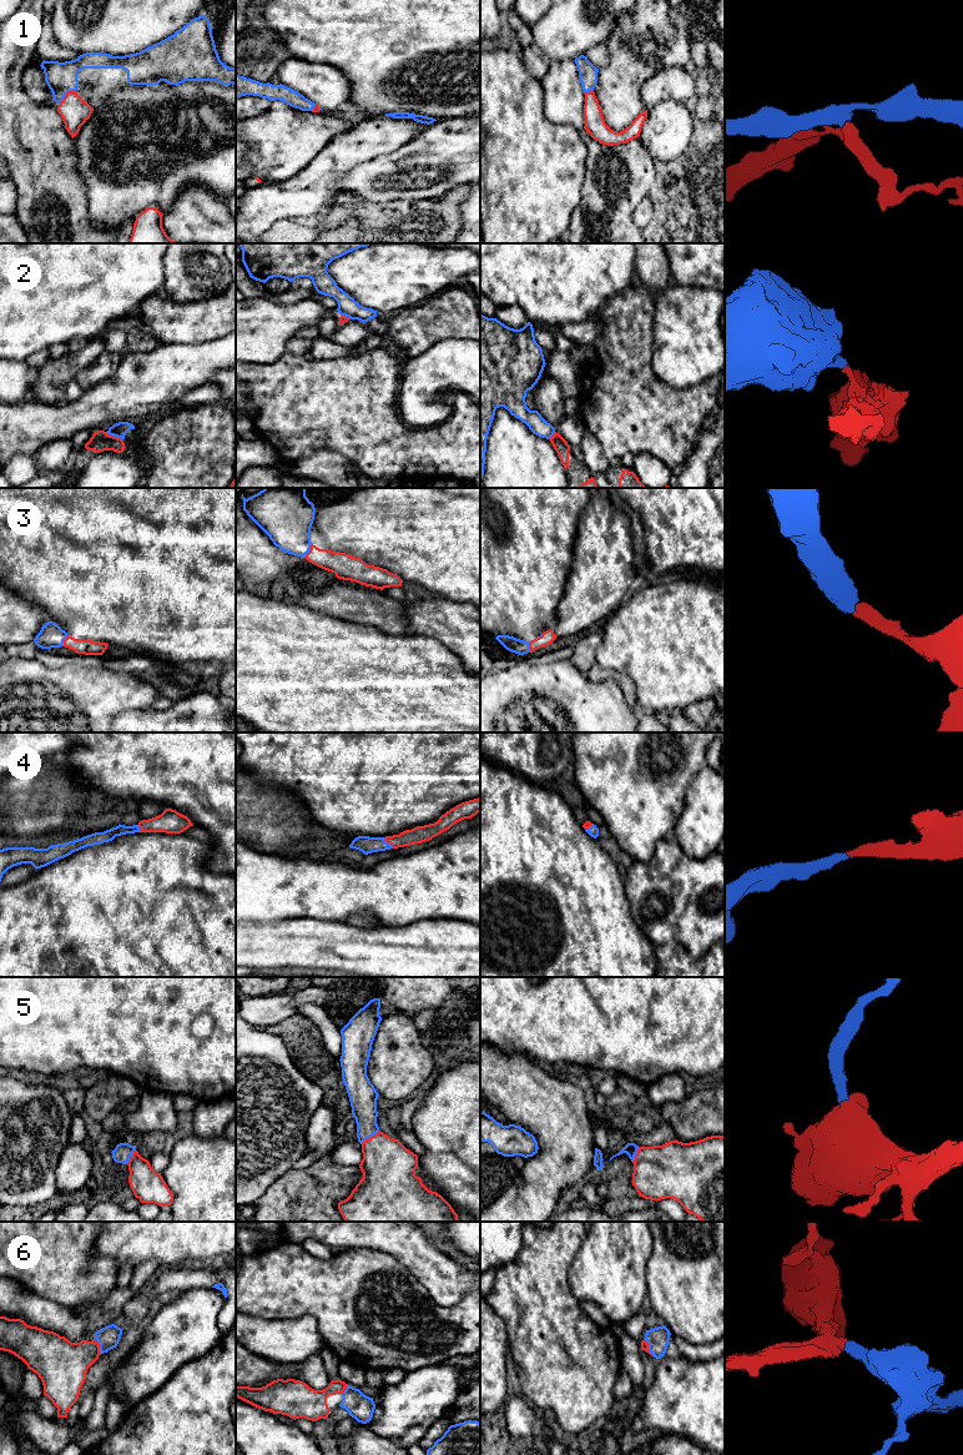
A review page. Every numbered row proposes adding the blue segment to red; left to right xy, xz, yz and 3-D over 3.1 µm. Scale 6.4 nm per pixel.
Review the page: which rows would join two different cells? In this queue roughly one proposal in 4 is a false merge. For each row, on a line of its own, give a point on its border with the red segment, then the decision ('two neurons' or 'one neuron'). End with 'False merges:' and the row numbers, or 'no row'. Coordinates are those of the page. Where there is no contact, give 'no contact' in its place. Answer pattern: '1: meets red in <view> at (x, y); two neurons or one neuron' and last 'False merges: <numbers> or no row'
1: meets red in xy at (66, 94); one neuron
2: meets red in xy at (112, 436); two neurons
3: meets red in xz at (309, 550); one neuron
4: meets red in xz at (388, 842); one neuron
5: meets red in xz at (371, 1137); one neuron
6: meets red in xy at (99, 1347); one neuron
False merges: 2

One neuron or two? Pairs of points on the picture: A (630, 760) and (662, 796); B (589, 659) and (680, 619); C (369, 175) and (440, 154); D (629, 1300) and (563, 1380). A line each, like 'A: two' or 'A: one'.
A: one
B: two
C: one
D: two

